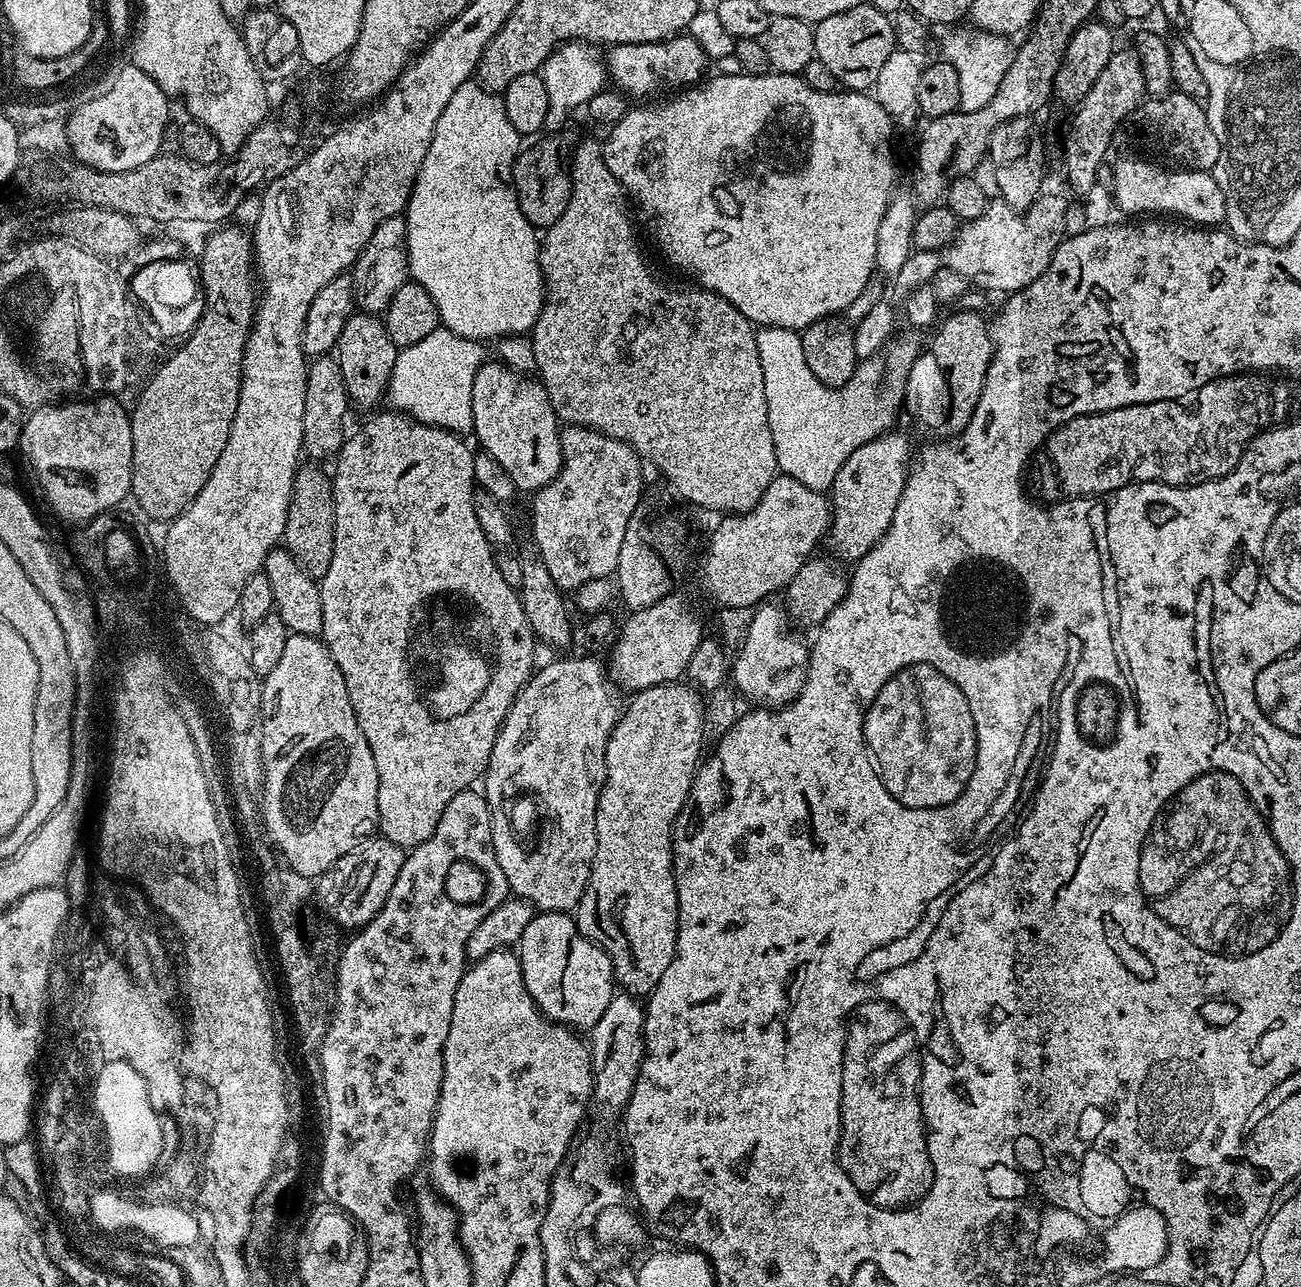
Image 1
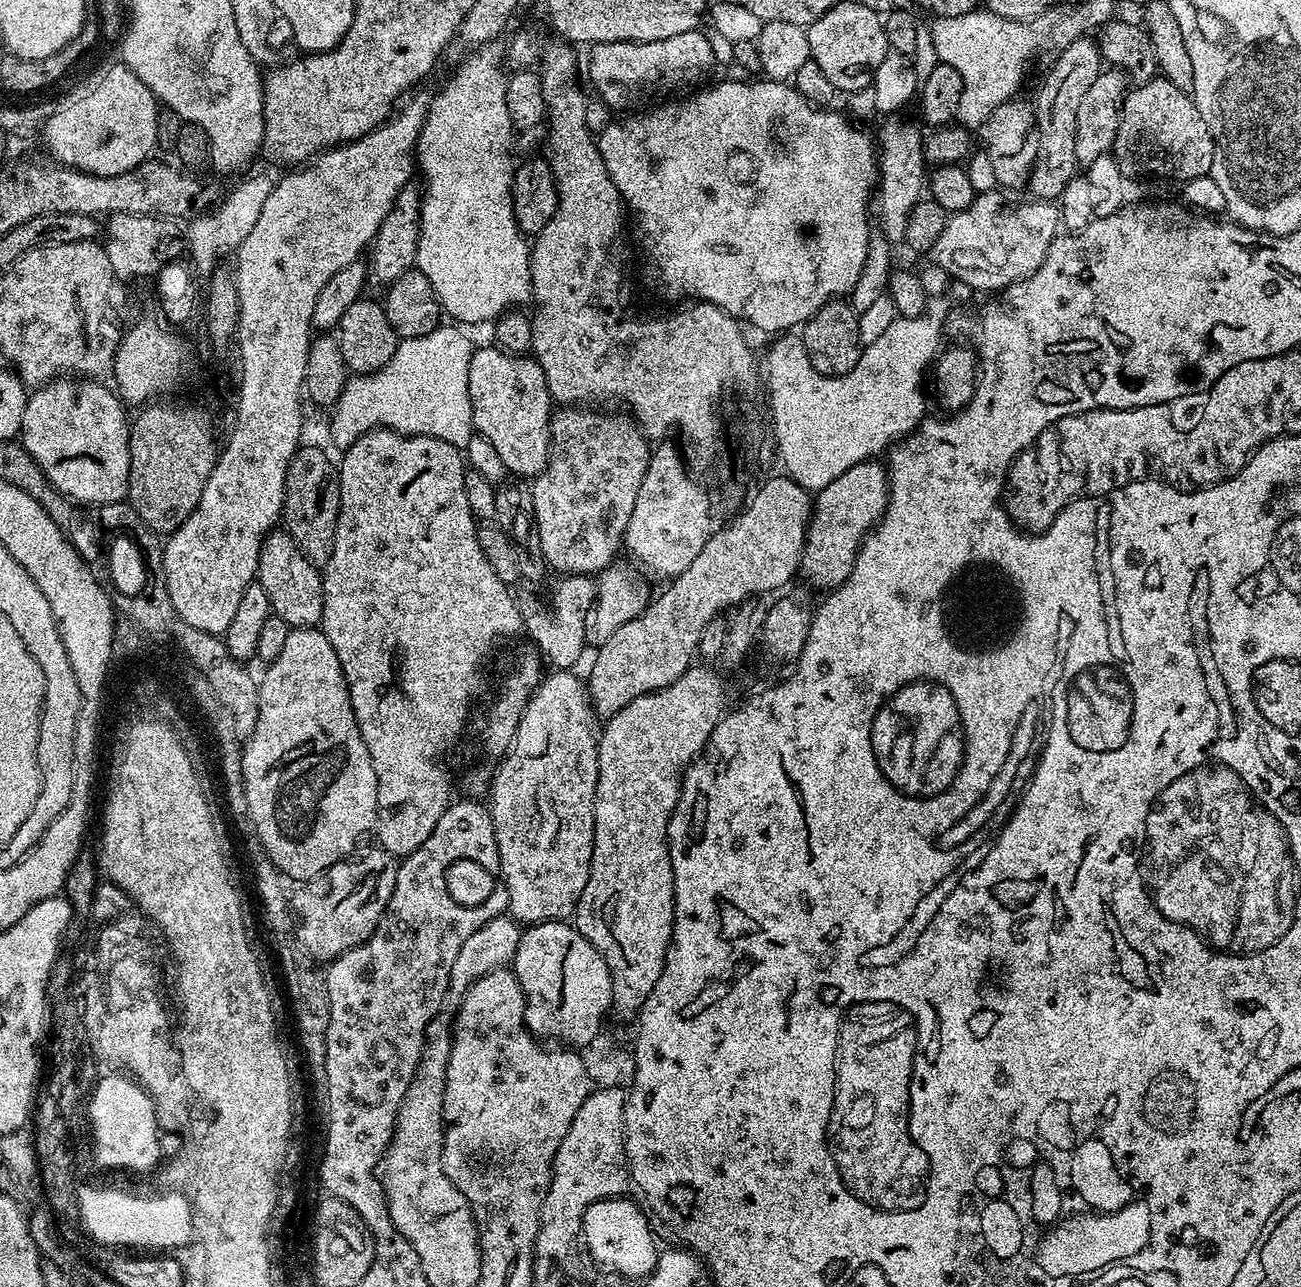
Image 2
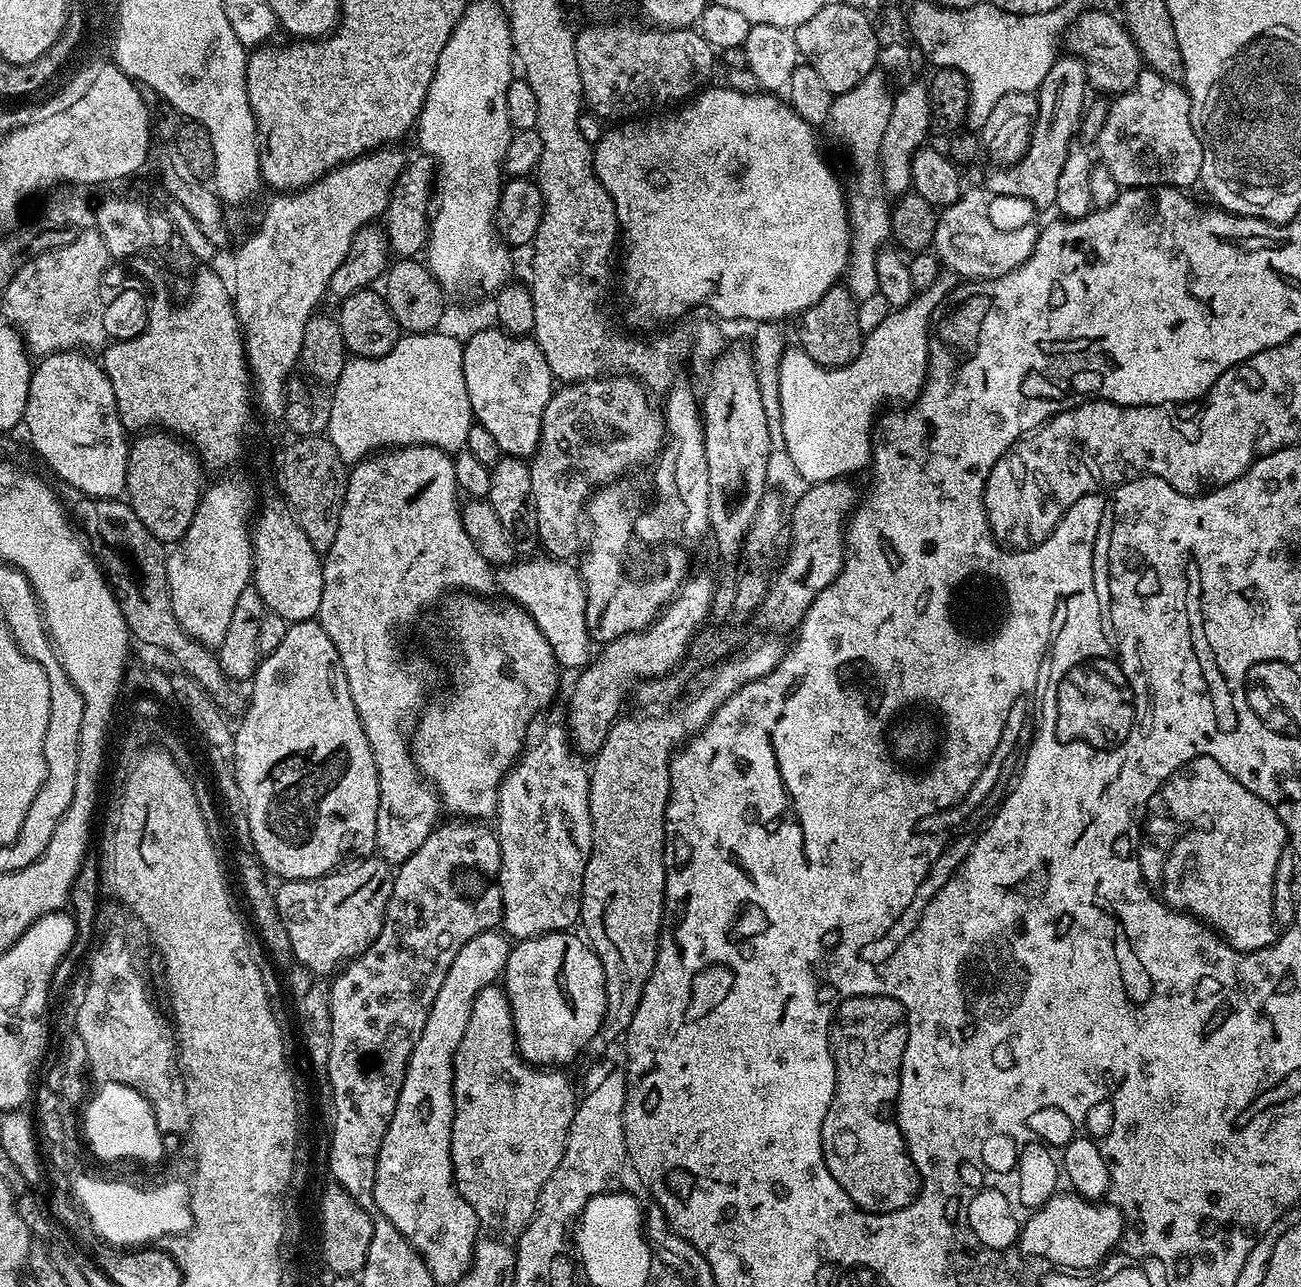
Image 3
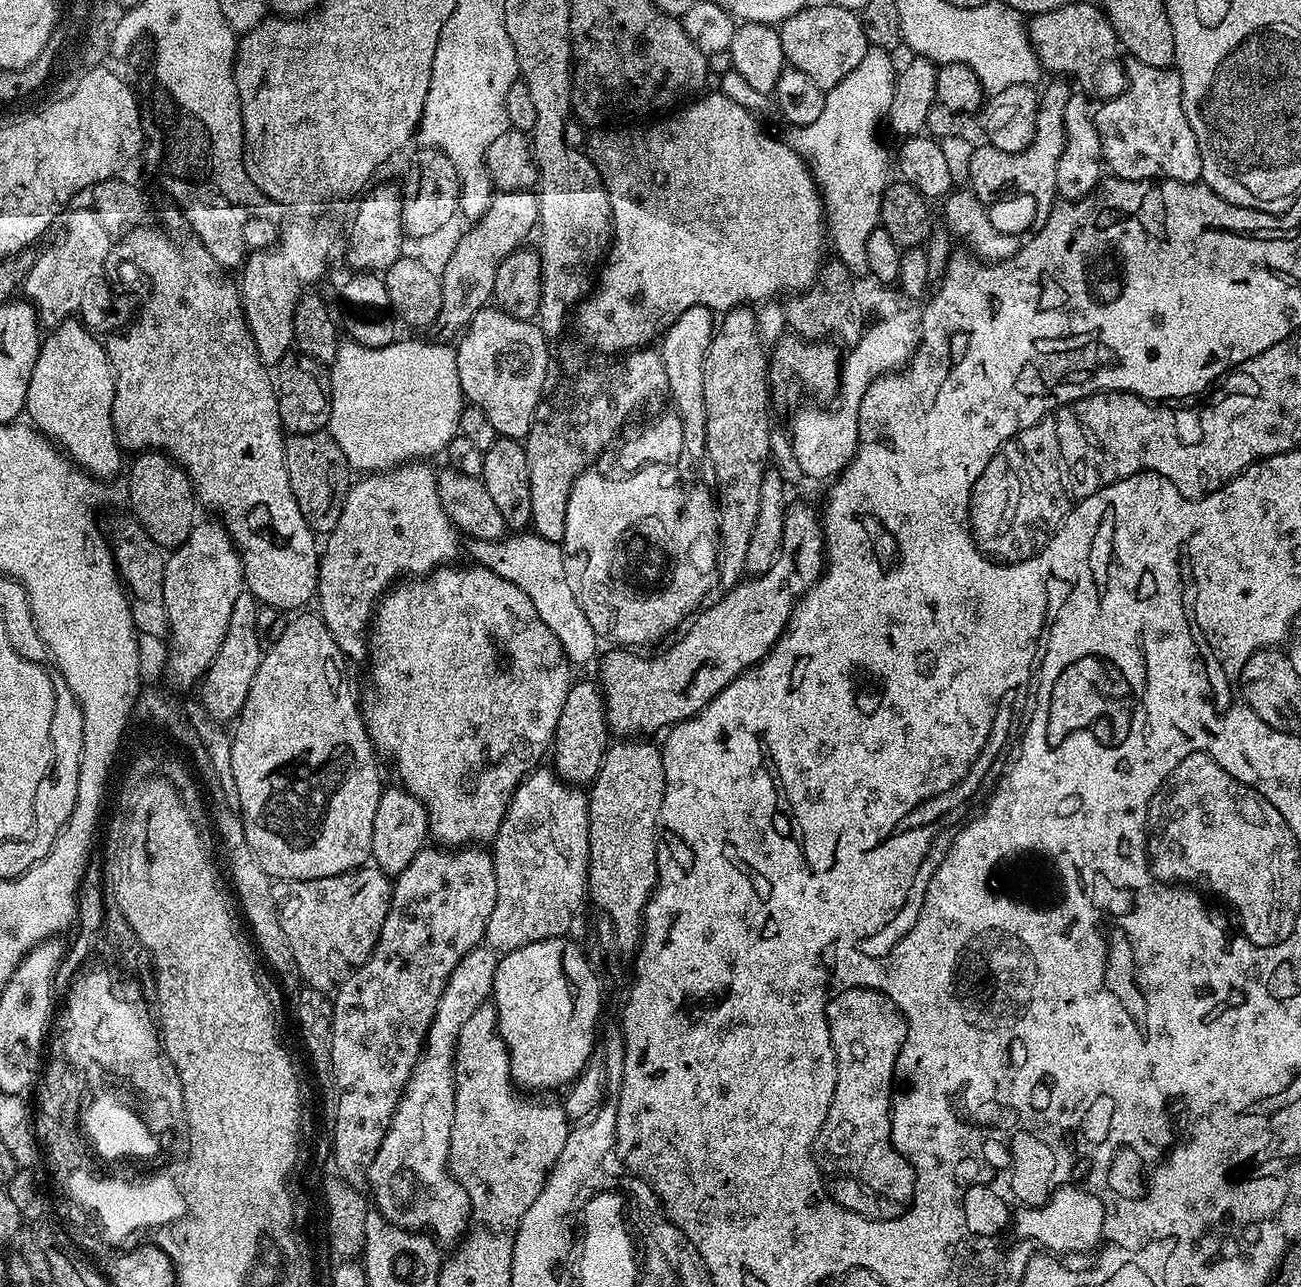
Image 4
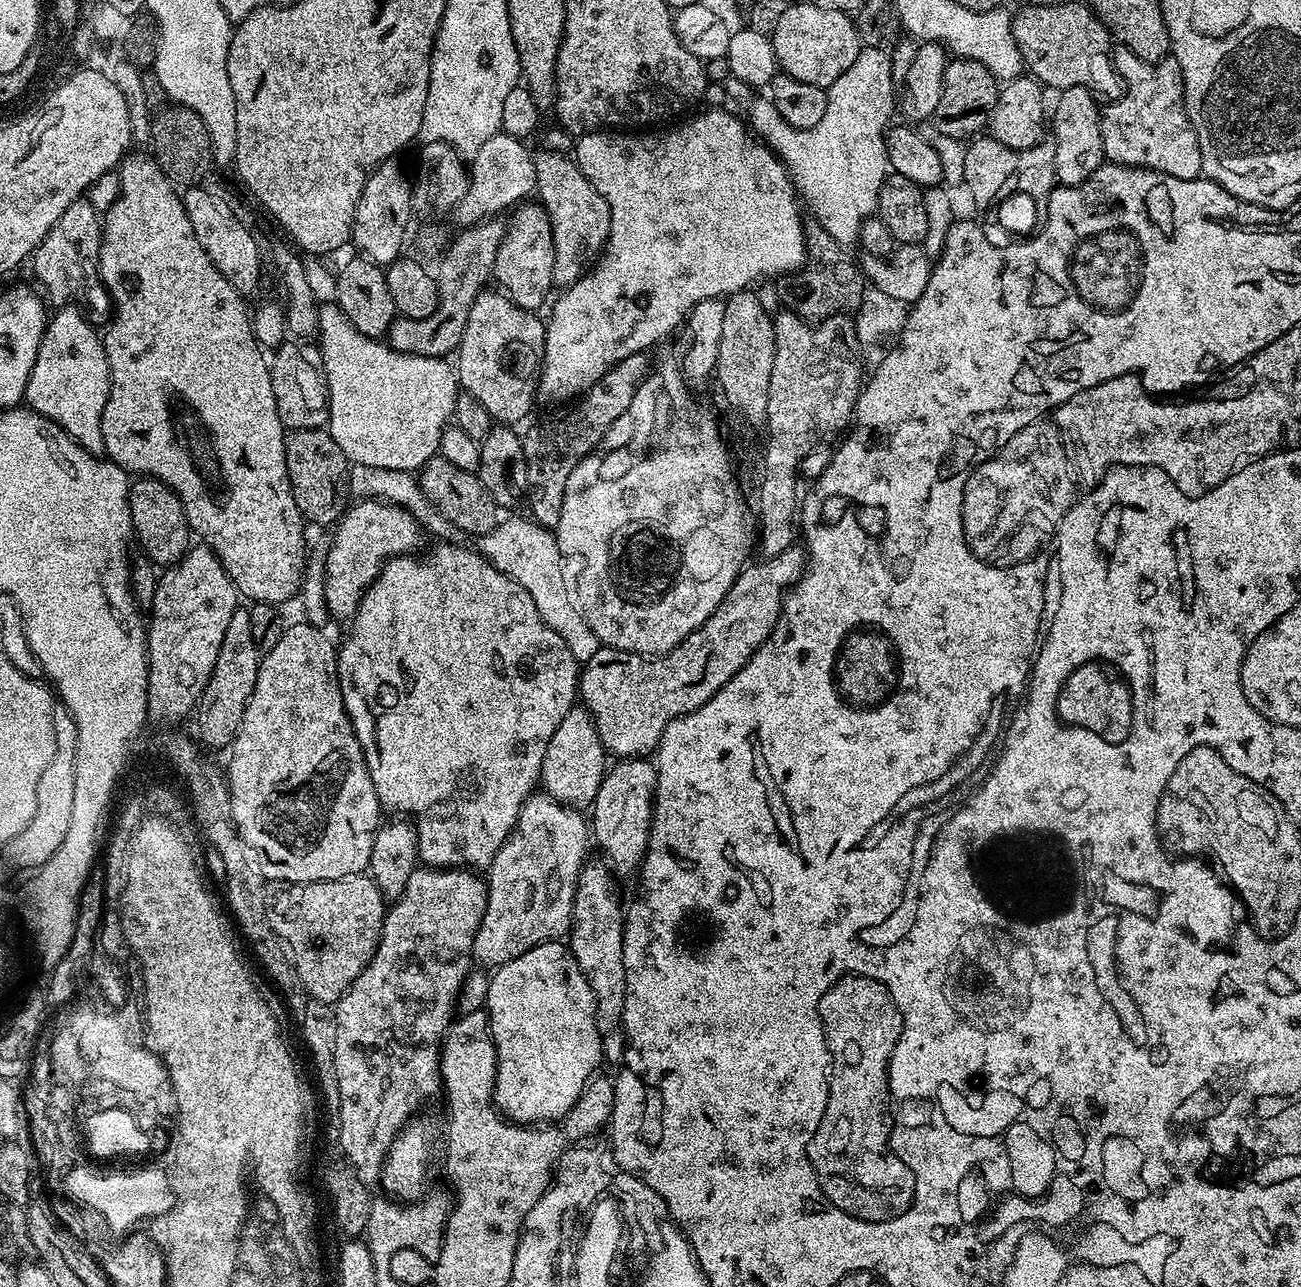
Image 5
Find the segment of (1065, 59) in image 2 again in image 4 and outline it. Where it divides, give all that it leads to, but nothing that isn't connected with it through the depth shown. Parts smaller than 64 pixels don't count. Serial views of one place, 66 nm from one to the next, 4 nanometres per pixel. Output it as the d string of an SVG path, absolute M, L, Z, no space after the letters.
M1056 78L1053 81L1052 93L1041 99L1040 111L1036 114L1036 133L1032 139L1032 145L1021 152L1007 152L998 150L993 144L987 142L977 143L970 154L970 174L967 178L967 183L980 200L984 196L989 196L992 201L995 201L1001 197L1011 196L1013 193L1032 195L1037 203L1036 224L1040 226L1043 226L1054 215L1054 205L1058 200L1056 179L1058 178L1058 158L1062 158L1062 146L1066 146L1066 130L1064 129L1066 102L1070 102L1070 98L1074 94L1074 88L1068 85L1071 83L1067 79Z

